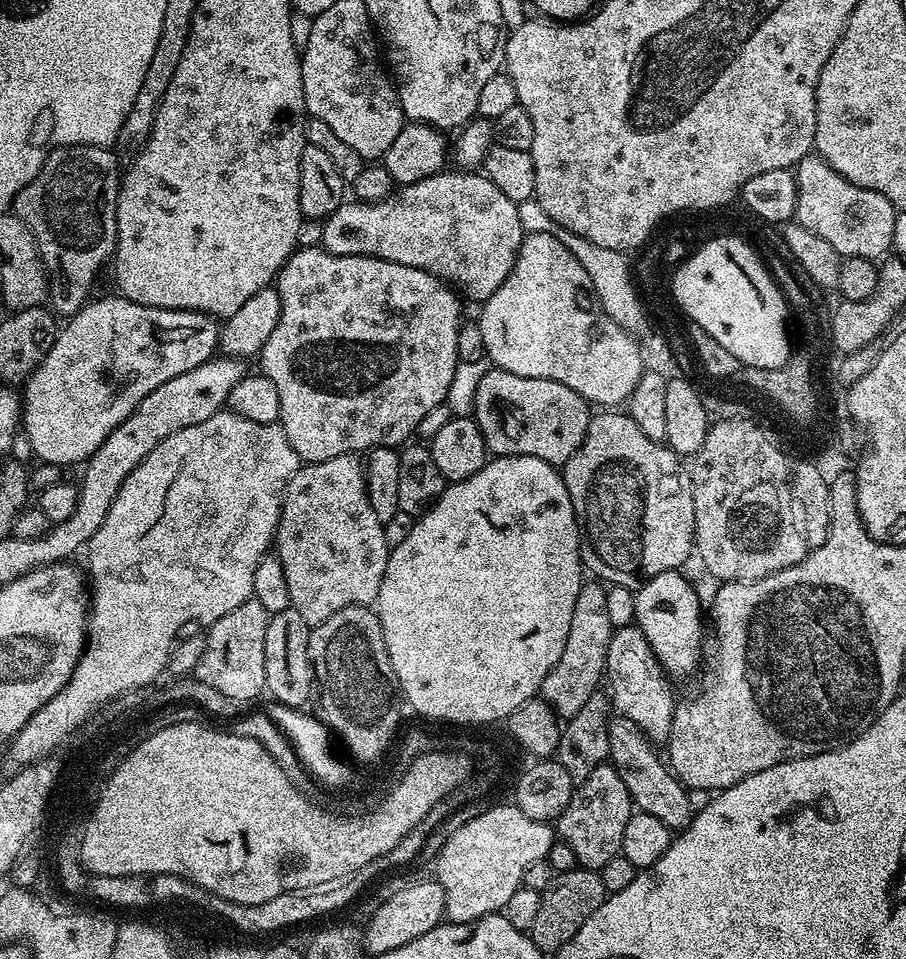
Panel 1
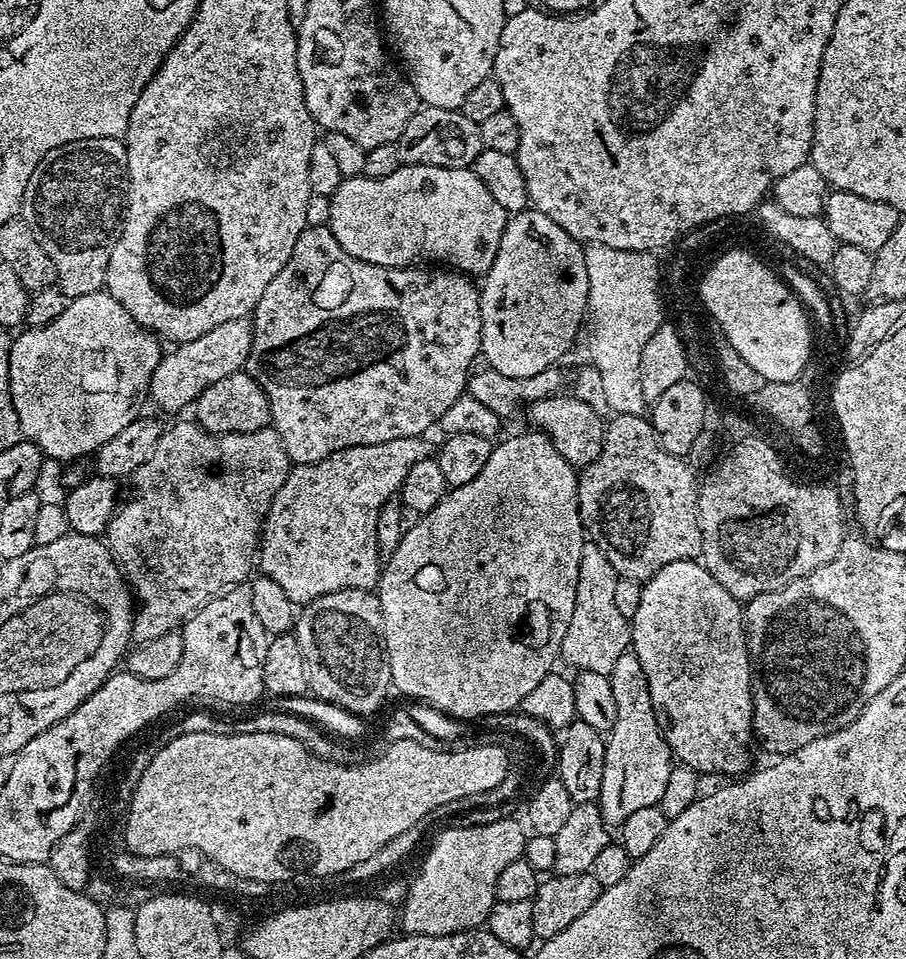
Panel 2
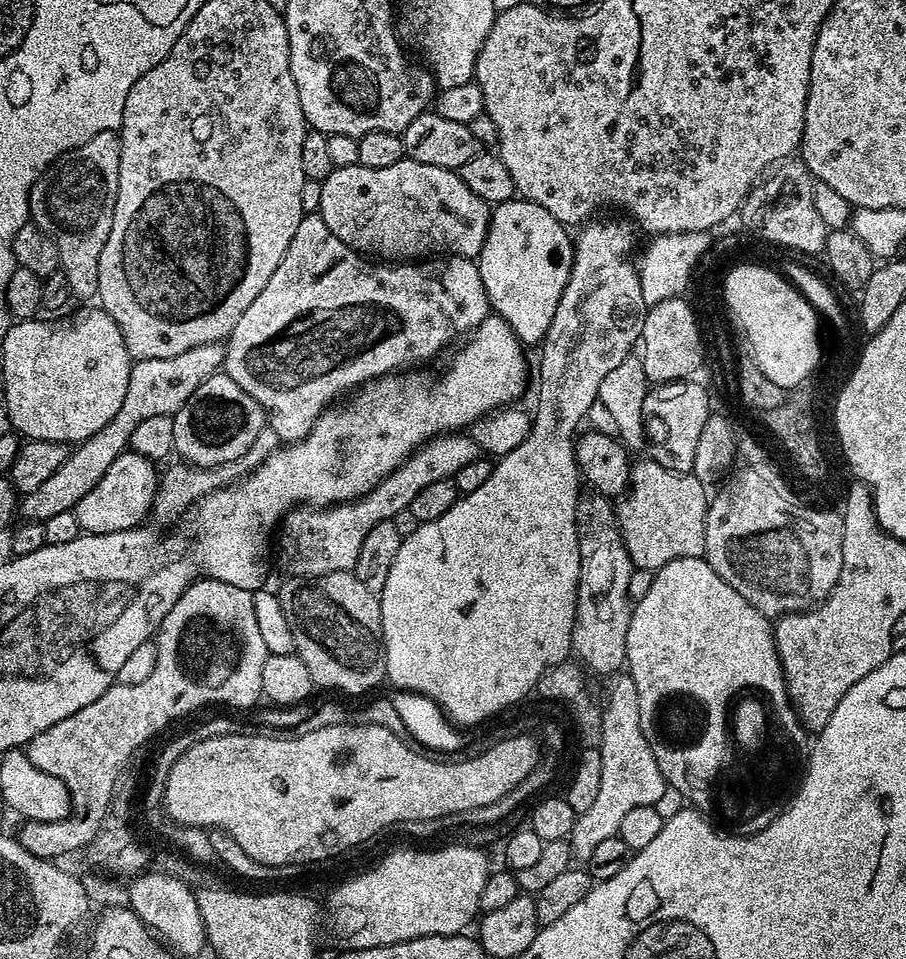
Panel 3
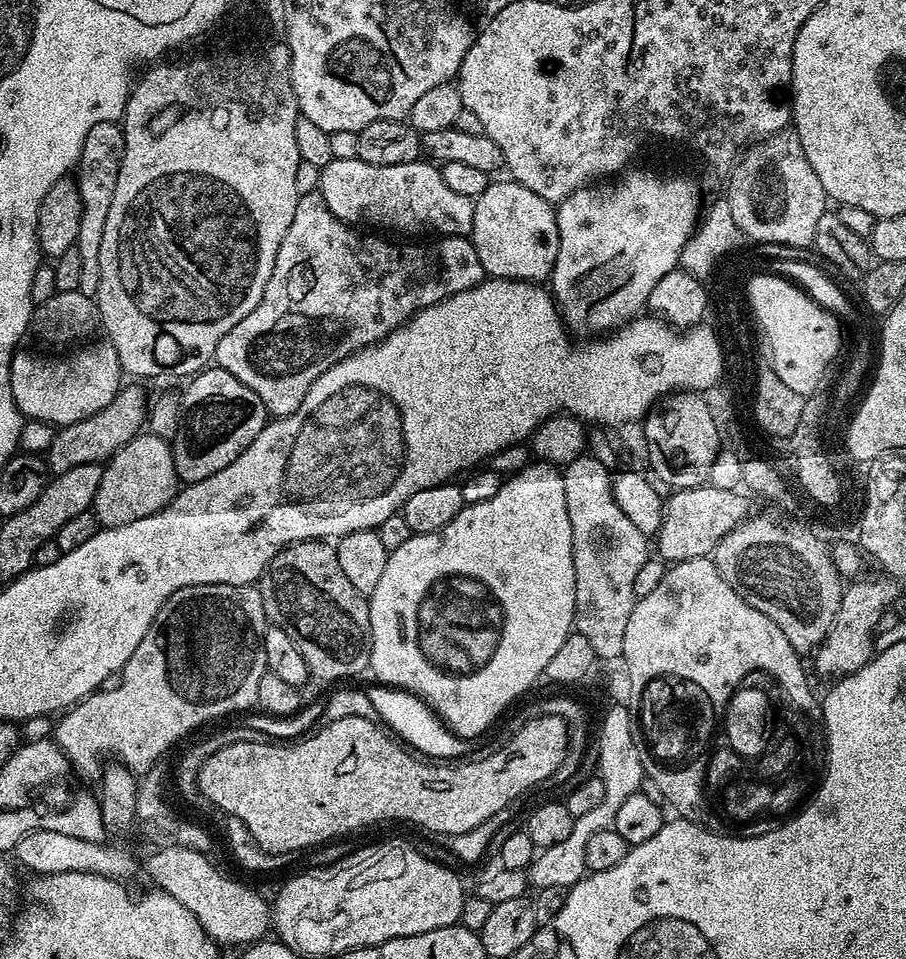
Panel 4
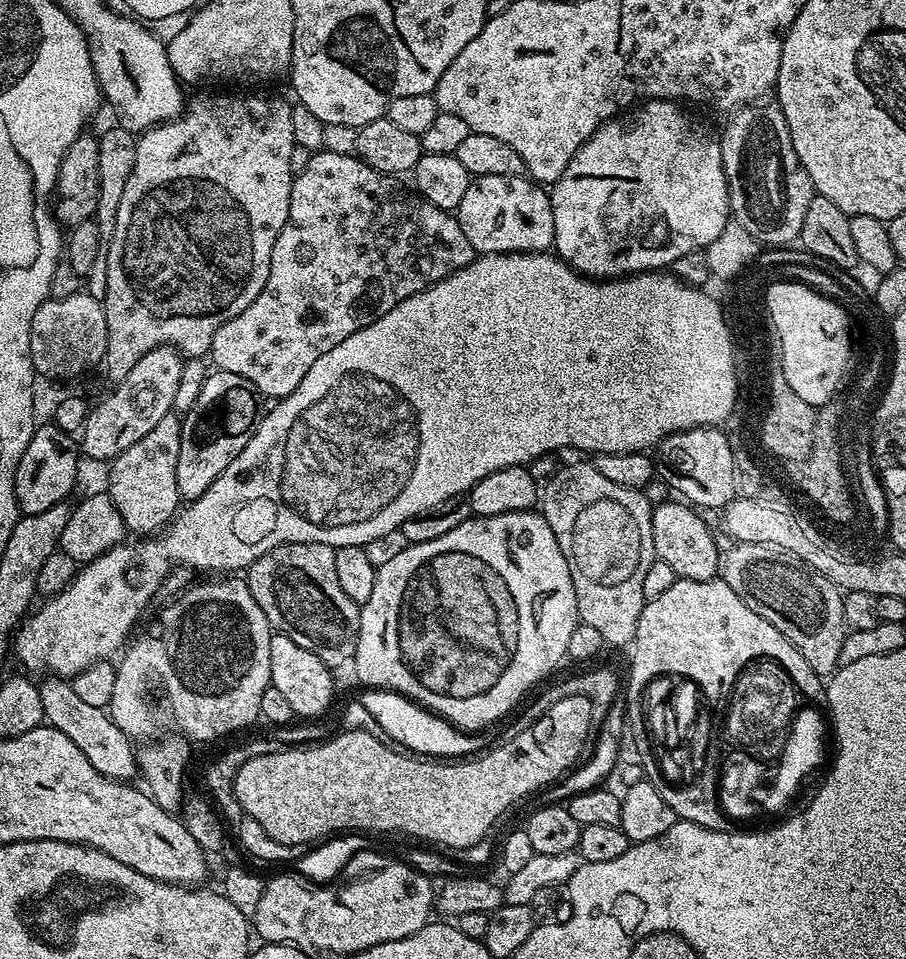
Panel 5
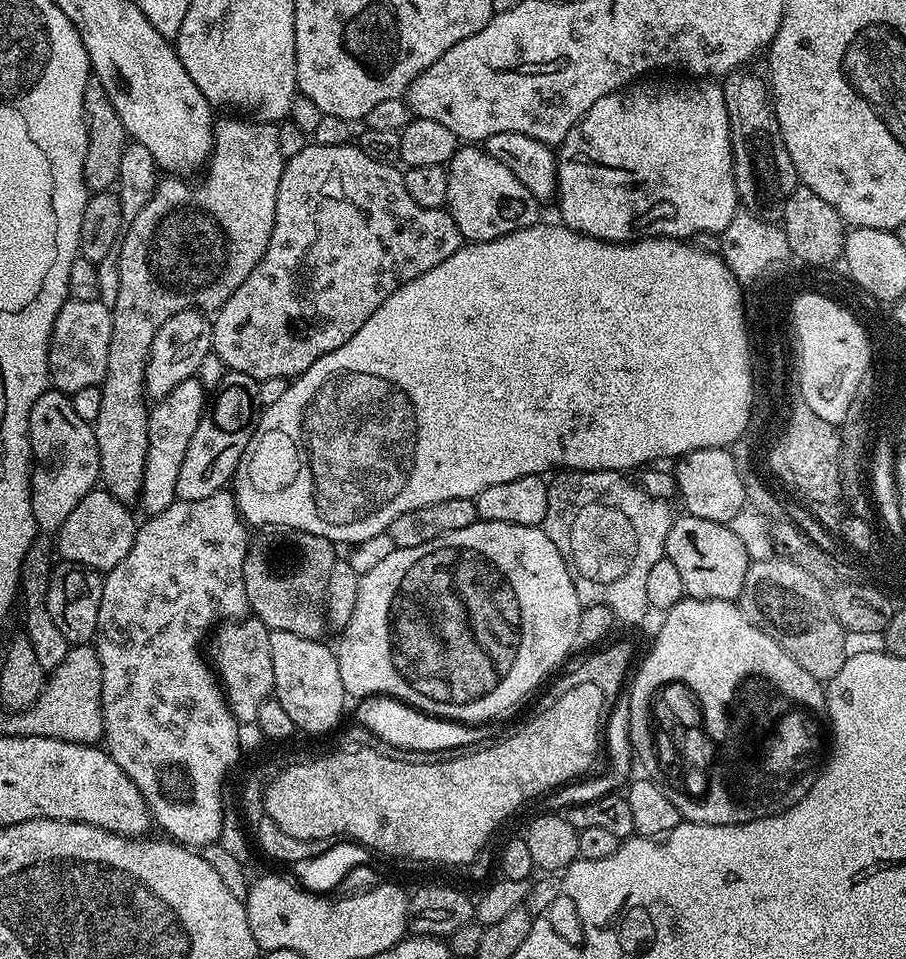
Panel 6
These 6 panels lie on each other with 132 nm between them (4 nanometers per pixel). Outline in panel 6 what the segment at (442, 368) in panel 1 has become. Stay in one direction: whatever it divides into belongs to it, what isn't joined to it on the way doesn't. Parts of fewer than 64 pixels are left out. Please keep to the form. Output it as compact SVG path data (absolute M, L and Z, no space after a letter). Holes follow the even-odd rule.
M308 142L304 149L294 157L285 159L282 178L278 182L278 202L274 206L274 230L270 234L270 242L266 246L264 256L250 270L246 282L230 294L219 305L220 313L214 316L212 323L212 349L218 358L221 359L225 369L242 374L250 374L256 380L267 382L267 380L284 380L302 375L318 358L338 350L342 342L350 342L358 330L362 330L362 322L394 294L406 282L418 278L418 274L426 274L426 270L434 270L438 262L446 262L450 254L454 254L462 247L462 237L454 218L444 208L427 208L418 206L414 198L406 191L404 173L397 165L374 162L374 158L369 158L363 150L355 143L349 142L342 146L322 146L315 142Z

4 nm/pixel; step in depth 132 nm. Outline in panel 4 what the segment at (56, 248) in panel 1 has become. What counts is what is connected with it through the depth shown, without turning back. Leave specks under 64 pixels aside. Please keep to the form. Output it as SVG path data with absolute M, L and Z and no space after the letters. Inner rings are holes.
M117 121L98 122L93 126L90 134L86 134L82 154L74 169L76 189L82 202L82 221L80 233L76 239L76 249L82 254L82 282L80 291L90 297L95 297L100 281L100 267L98 266L98 254L102 246L102 234L104 233L103 220L106 214L110 214L110 202L114 202L114 186L118 186L118 170L122 166L122 154L124 153L124 129Z

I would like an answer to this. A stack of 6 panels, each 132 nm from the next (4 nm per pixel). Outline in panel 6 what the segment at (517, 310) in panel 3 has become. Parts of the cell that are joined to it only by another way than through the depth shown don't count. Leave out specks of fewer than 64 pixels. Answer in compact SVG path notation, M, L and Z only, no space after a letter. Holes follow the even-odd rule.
M460 146L448 161L448 185L446 210L454 218L461 237L465 241L502 238L514 230L534 226L540 219L541 201L534 199L530 190L480 146Z

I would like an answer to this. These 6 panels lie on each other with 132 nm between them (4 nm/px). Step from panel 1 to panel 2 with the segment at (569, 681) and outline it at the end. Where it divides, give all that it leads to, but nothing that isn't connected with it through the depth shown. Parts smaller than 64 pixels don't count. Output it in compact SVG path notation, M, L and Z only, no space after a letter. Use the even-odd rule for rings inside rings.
M591 542L584 543L582 558L578 562L574 618L570 618L566 638L560 647L563 663L568 663L572 670L609 677L614 666L618 666L618 658L622 658L622 654L629 651L632 642L630 621L622 618L622 613L614 603L614 586L617 579L614 566L610 566L610 558L602 554L600 547Z

